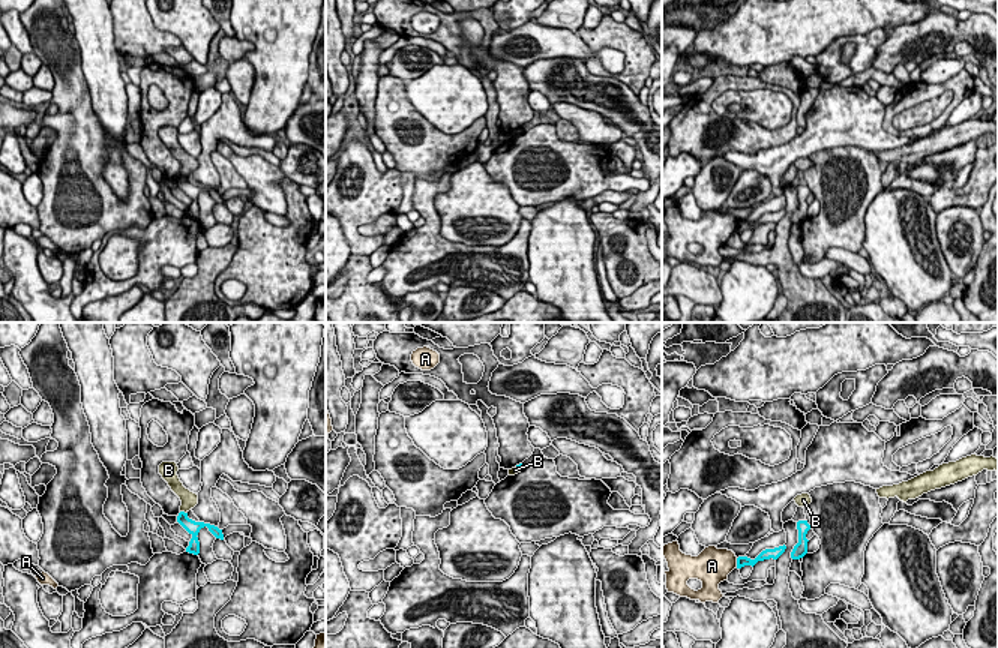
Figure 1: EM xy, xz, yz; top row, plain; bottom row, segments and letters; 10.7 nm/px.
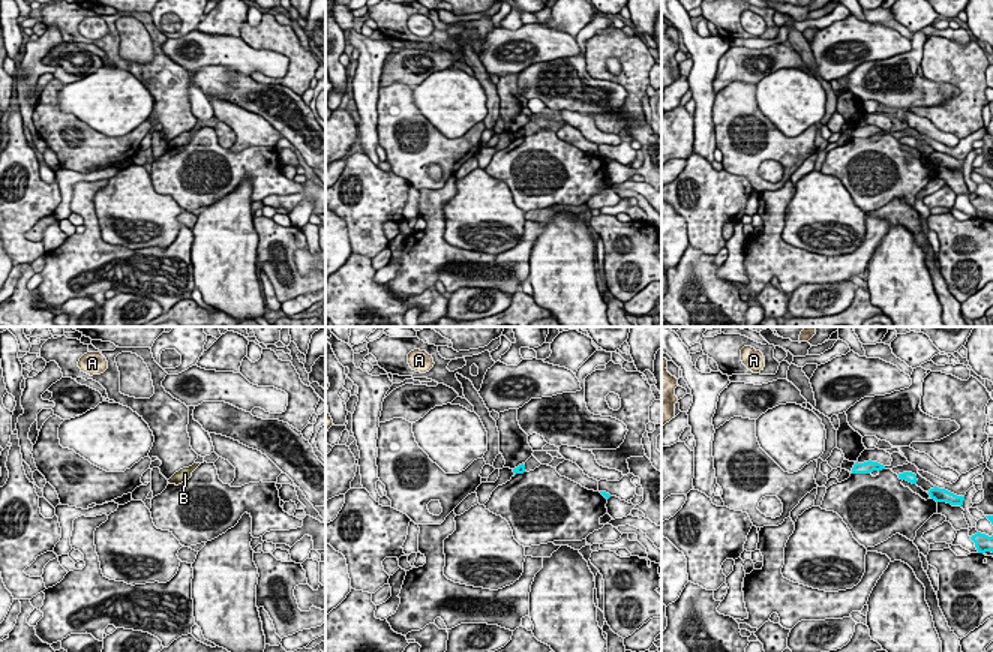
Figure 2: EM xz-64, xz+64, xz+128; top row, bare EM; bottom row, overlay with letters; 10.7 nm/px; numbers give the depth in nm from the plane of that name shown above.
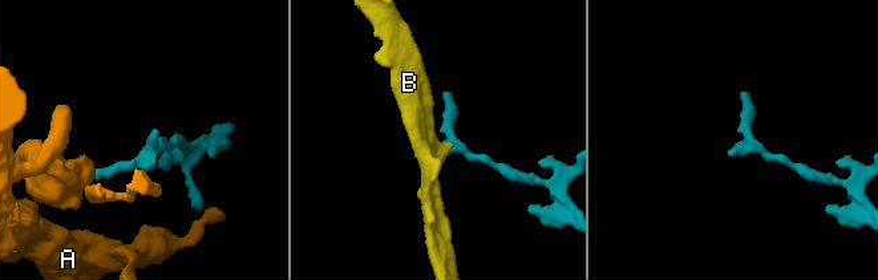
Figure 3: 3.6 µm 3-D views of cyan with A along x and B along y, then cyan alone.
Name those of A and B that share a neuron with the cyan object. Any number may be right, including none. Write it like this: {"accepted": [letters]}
{"accepted": []}

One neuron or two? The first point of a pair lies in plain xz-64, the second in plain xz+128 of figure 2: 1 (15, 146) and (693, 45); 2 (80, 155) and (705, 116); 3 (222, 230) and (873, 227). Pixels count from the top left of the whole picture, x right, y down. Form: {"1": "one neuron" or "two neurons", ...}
{"1": "two neurons", "2": "two neurons", "3": "two neurons"}

